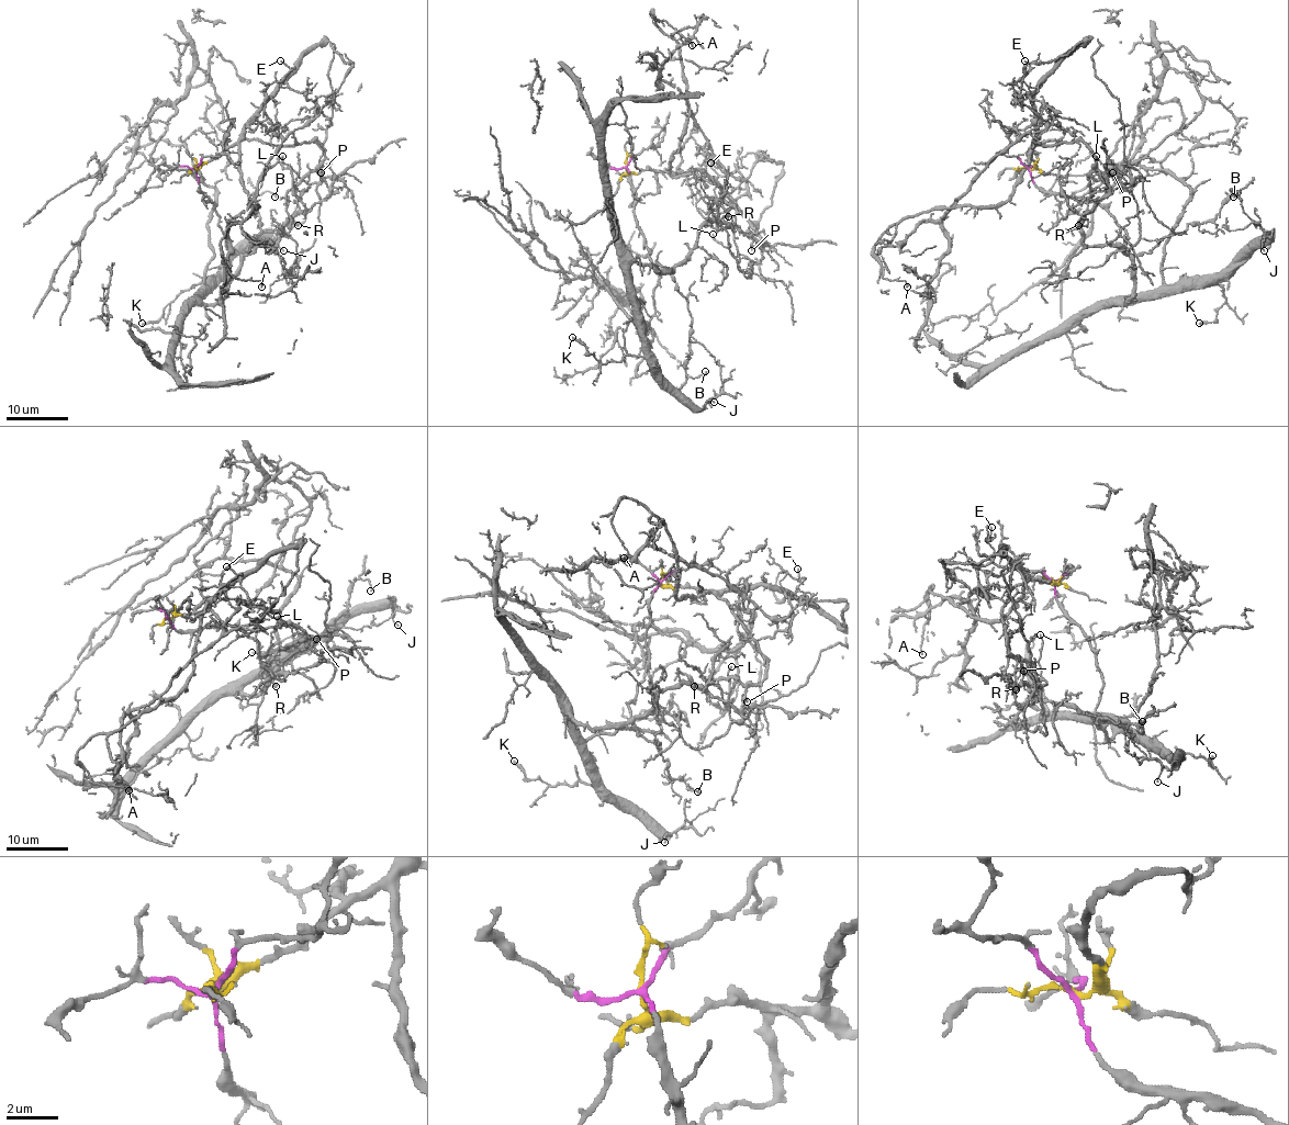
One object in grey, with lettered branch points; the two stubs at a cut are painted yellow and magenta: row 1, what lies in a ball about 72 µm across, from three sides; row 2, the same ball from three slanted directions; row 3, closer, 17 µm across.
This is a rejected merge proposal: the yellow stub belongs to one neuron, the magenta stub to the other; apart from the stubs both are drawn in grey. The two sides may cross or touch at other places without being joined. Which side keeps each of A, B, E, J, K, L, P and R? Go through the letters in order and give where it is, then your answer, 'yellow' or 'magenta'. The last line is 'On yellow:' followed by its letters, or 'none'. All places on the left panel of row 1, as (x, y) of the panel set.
A: place (261, 287); yellow
B: place (275, 197); magenta
E: place (280, 60); yellow
J: place (283, 250); magenta
K: place (142, 323); magenta
L: place (282, 156); magenta
P: place (321, 172); yellow
R: place (298, 225); magenta
On yellow: A, E, P

